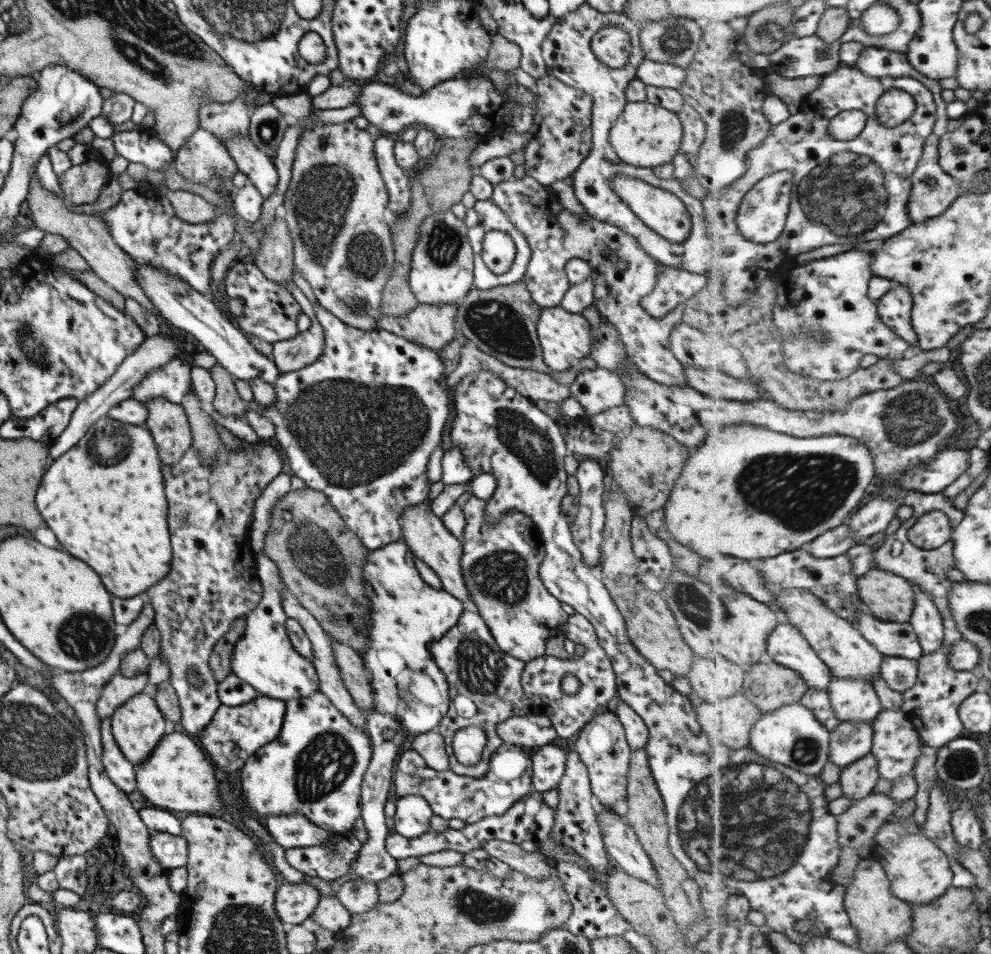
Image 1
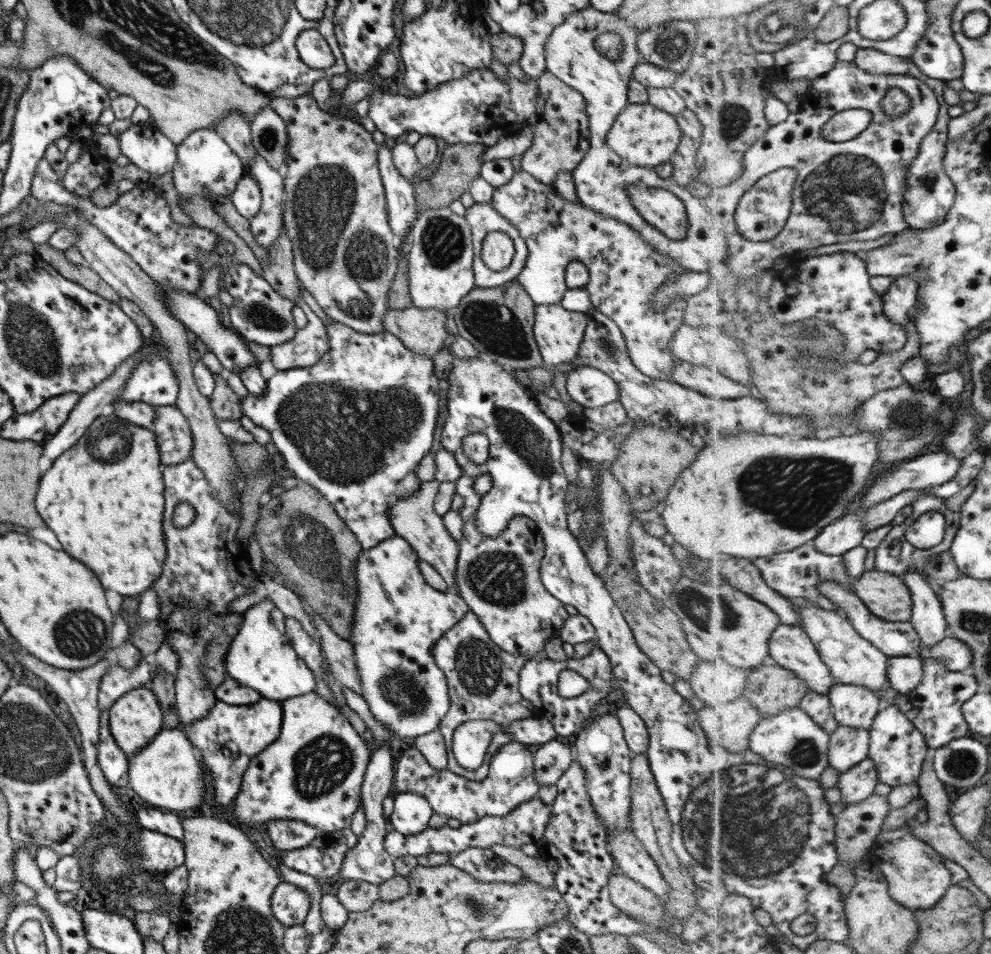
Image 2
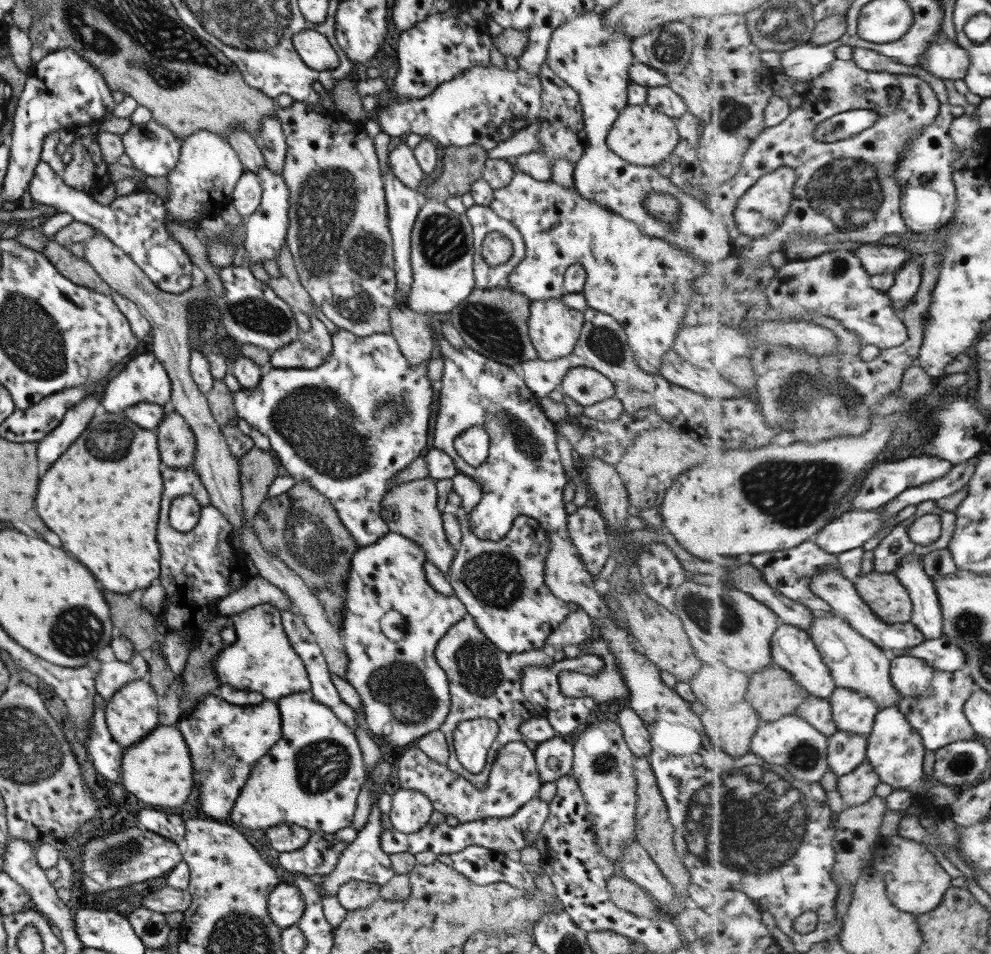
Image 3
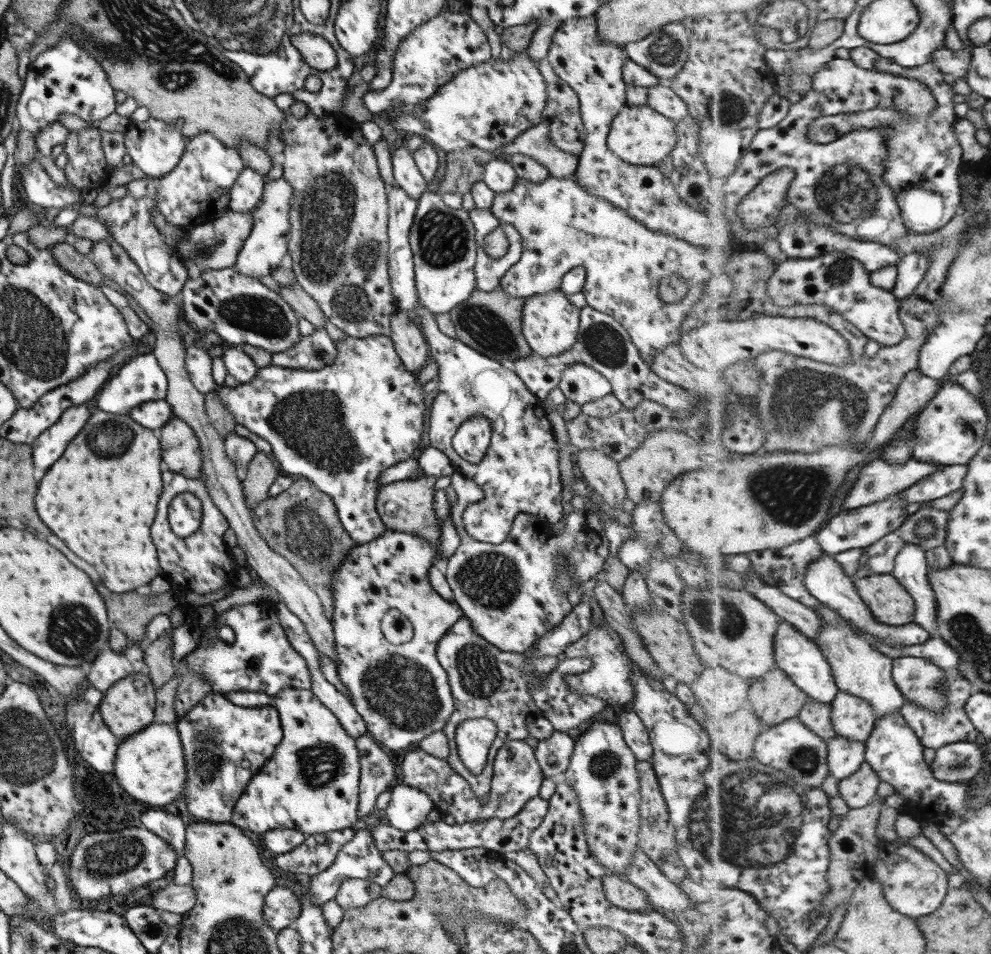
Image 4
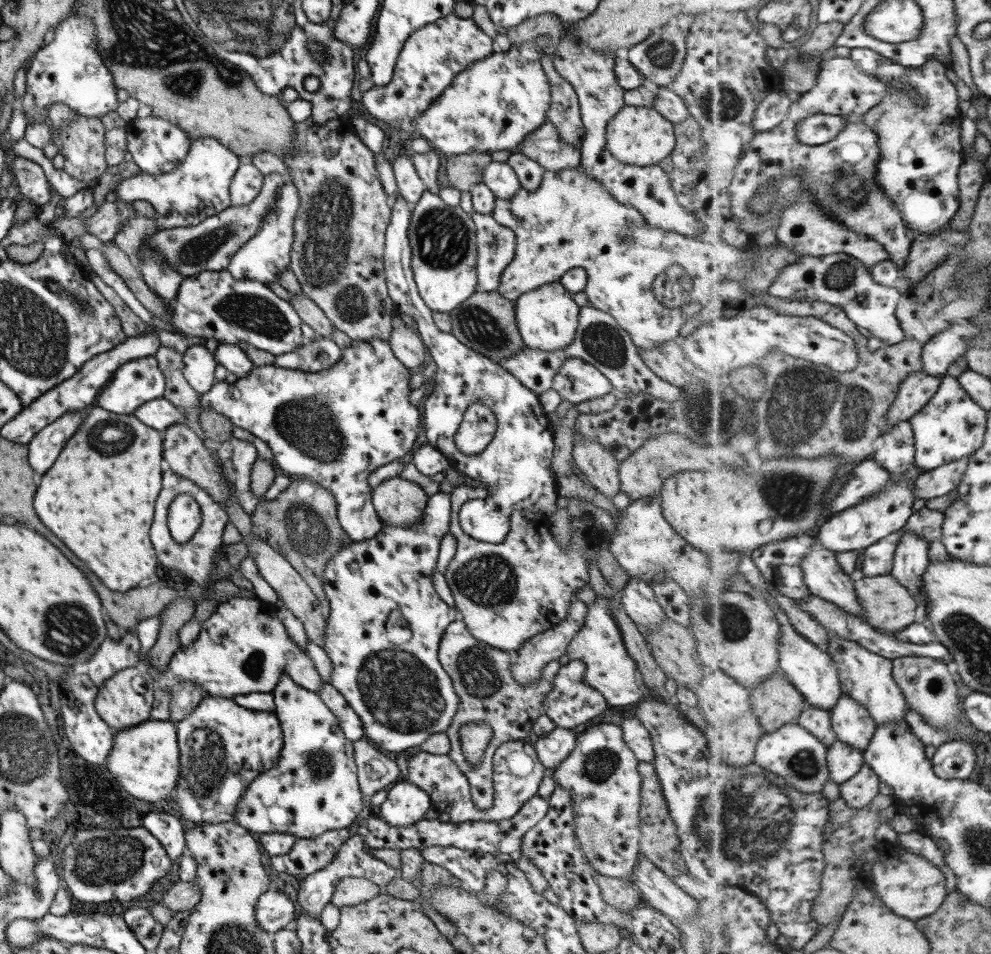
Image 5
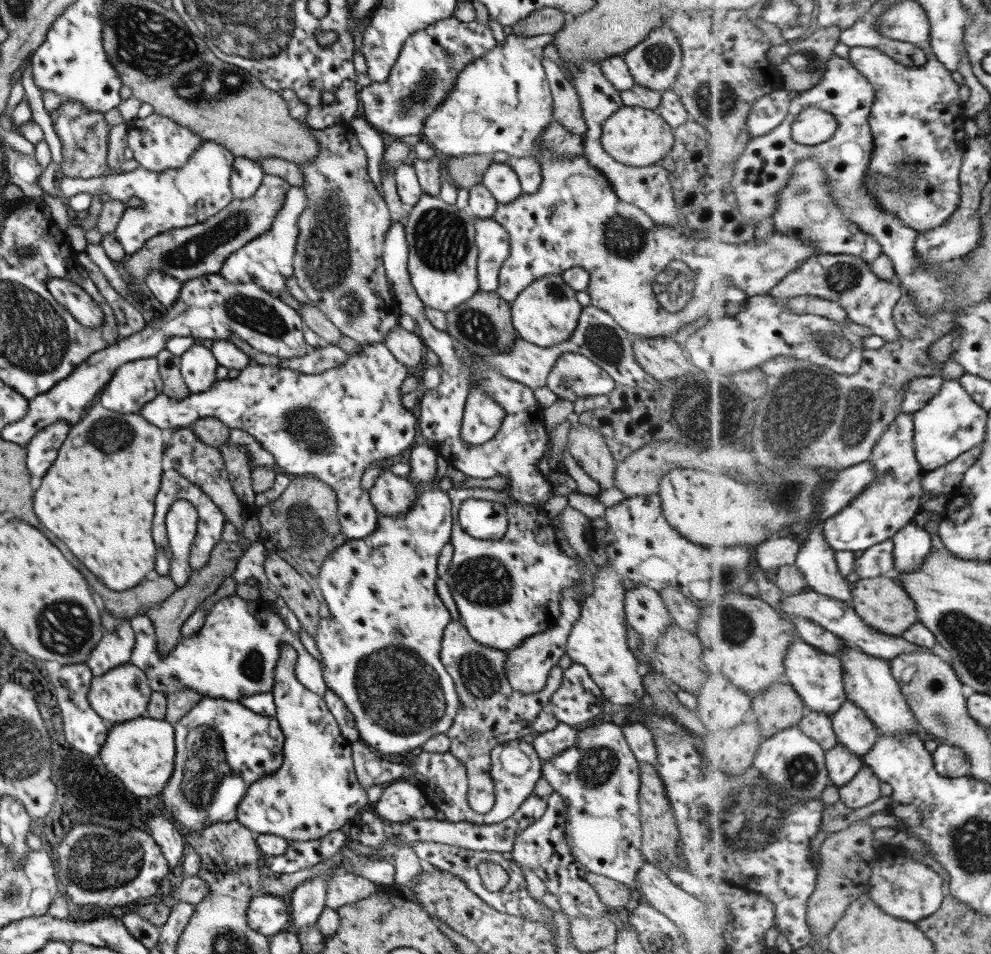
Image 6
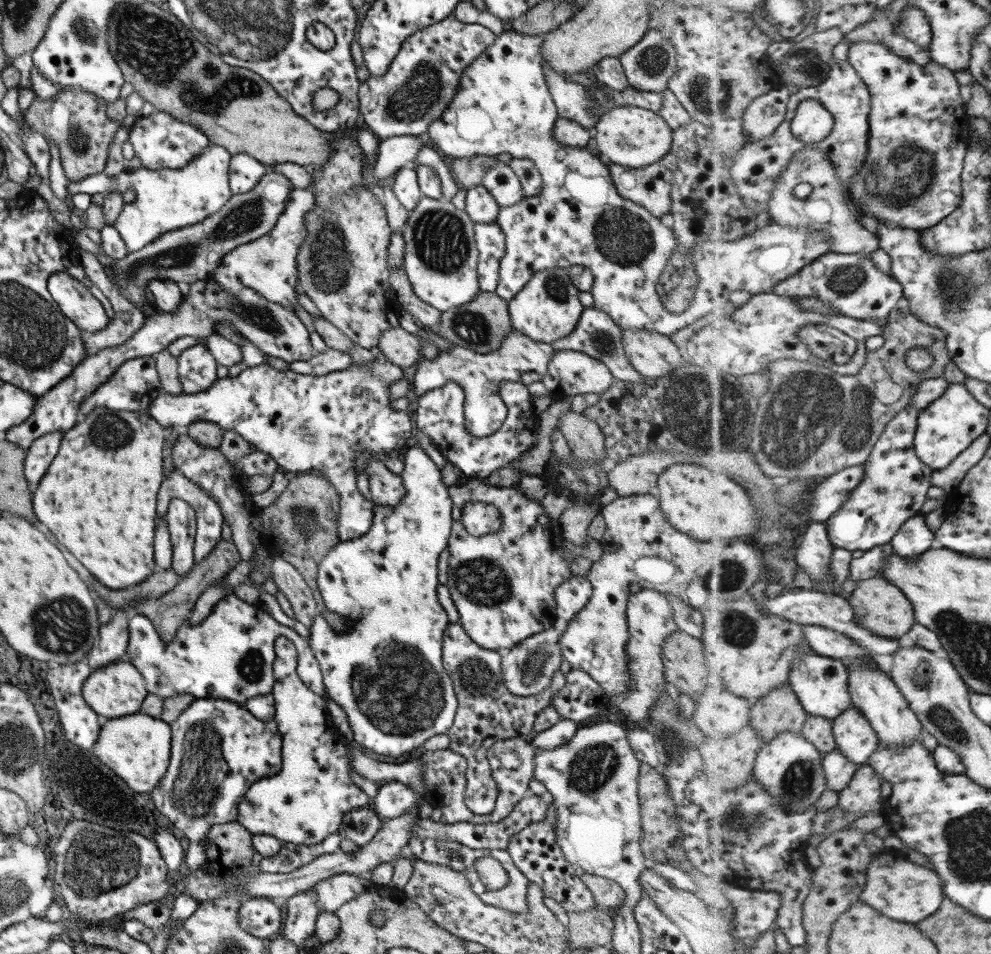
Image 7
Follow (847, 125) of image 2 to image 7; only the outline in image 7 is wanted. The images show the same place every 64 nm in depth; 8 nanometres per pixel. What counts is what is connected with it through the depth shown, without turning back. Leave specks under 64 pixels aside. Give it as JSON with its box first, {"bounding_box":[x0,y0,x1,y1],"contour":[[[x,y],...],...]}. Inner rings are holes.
{"bounding_box":[791,41,973,232],"contour":[[[851,41],[849,43],[851,47],[849,47],[848,61],[855,67],[859,76],[863,78],[863,82],[867,84],[867,88],[869,88],[872,96],[872,111],[869,112],[869,140],[867,140],[867,151],[869,152],[867,153],[867,161],[859,169],[859,176],[855,176],[855,182],[853,187],[851,187],[851,195],[855,196],[855,200],[859,200],[859,210],[854,209],[856,212],[861,212],[863,216],[879,218],[881,223],[888,223],[889,225],[893,223],[897,227],[919,230],[921,232],[933,226],[938,226],[962,204],[961,172],[963,172],[967,150],[969,150],[970,137],[973,134],[969,128],[969,124],[971,124],[969,110],[961,96],[962,86],[959,85],[957,78],[955,78],[955,71],[939,64],[920,65],[913,63],[909,59],[893,53],[883,41]],[[807,99],[795,110],[795,118],[791,120],[791,132],[796,139],[811,146],[829,135],[833,125],[833,116],[823,105],[815,99]]]}

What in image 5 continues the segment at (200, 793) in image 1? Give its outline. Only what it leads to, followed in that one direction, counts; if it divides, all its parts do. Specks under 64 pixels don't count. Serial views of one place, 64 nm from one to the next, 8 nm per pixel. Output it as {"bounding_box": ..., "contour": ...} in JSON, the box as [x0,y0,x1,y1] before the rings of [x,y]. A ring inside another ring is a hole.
{"bounding_box":[105,720,178,802],"contour":[[[145,720],[125,730],[115,731],[105,766],[119,780],[125,792],[139,800],[159,802],[174,790],[178,778],[178,747],[175,725],[170,721]]]}

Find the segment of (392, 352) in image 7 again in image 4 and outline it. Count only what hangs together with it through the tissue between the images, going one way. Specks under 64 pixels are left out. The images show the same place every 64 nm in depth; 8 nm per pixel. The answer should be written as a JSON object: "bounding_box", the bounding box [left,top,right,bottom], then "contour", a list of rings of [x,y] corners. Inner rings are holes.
{"bounding_box":[390,309,430,372],"contour":[[[396,309],[391,313],[390,318],[390,338],[393,342],[397,357],[400,359],[402,366],[409,372],[417,372],[423,367],[430,359],[428,355],[429,346],[423,336],[423,332],[419,330],[415,320],[407,316],[405,310]]]}

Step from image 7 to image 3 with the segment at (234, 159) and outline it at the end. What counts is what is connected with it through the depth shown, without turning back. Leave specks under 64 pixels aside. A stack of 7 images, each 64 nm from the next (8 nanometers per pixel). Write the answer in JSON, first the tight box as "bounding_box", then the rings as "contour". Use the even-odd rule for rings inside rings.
{"bounding_box":[230,170,260,218],"contour":[[[244,170],[231,191],[230,204],[241,217],[246,218],[255,212],[260,203],[260,194],[257,174]]]}

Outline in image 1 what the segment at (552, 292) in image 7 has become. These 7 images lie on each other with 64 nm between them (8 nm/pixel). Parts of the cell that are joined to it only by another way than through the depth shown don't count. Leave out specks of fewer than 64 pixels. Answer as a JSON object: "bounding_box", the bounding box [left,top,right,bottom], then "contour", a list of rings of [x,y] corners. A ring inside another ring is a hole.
{"bounding_box":[535,305,591,372],"contour":[[[558,305],[549,307],[549,308],[543,308],[541,307],[541,313],[539,313],[539,318],[537,319],[537,324],[535,325],[535,332],[537,334],[537,340],[539,342],[539,346],[541,348],[541,355],[542,355],[542,362],[549,367],[551,371],[561,372],[561,371],[573,371],[577,372],[577,370],[573,370],[573,364],[576,362],[578,363],[583,358],[587,359],[588,361],[588,353],[589,353],[589,343],[591,343],[591,337],[589,336],[589,323],[587,323],[587,320],[581,315],[581,313],[577,314],[571,314],[570,312],[567,312],[566,310],[563,310],[563,308],[560,308]]]}

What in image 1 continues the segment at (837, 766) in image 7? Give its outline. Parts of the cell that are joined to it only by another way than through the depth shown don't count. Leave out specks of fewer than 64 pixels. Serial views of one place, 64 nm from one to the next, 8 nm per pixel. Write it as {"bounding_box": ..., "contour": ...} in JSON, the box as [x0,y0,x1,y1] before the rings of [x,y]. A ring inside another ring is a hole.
{"bounding_box":[830,722,871,770],"contour":[[[842,722],[830,736],[830,762],[842,770],[871,753],[871,723]]]}

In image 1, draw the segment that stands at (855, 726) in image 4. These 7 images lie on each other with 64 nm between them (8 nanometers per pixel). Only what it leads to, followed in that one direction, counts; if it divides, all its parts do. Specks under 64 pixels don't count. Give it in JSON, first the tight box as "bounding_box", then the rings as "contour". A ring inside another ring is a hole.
{"bounding_box":[828,678,884,723],"contour":[[[835,678],[828,693],[841,722],[873,723],[884,710],[872,684],[857,678]]]}

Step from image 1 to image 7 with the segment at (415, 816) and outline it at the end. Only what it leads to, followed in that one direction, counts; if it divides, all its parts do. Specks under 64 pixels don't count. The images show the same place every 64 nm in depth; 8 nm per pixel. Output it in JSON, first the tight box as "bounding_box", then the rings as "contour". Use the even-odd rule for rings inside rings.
{"bounding_box":[369,781,417,820],"contour":[[[394,781],[379,784],[376,792],[369,806],[382,820],[403,815],[417,803],[417,794]]]}

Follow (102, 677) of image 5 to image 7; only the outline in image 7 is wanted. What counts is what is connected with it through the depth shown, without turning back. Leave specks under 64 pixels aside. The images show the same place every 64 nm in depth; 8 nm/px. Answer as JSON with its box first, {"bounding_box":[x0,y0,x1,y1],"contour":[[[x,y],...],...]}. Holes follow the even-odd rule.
{"bounding_box":[86,609,130,669],"contour":[[[117,609],[107,623],[99,623],[99,638],[86,654],[89,668],[95,669],[121,660],[127,649],[127,623],[130,614]]]}

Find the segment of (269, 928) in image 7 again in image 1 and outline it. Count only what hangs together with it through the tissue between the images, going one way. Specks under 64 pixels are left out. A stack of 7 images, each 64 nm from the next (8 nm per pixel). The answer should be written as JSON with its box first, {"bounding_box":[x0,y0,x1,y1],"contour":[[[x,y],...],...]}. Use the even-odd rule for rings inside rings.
{"bounding_box":[273,882,319,924],"contour":[[[281,882],[275,891],[273,908],[277,918],[285,924],[306,924],[311,912],[318,906],[319,891],[311,884]]]}

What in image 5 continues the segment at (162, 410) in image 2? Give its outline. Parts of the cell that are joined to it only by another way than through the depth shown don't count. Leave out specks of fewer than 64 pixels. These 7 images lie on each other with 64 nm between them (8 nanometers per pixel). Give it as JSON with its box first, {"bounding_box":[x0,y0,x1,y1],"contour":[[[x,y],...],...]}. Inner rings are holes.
{"bounding_box":[162,424,227,503],"contour":[[[171,424],[165,428],[162,439],[162,458],[167,461],[171,471],[191,480],[199,488],[203,488],[215,503],[221,503],[227,496],[225,483],[221,481],[223,480],[221,469],[217,467],[215,459],[211,457],[209,446],[187,424]]]}

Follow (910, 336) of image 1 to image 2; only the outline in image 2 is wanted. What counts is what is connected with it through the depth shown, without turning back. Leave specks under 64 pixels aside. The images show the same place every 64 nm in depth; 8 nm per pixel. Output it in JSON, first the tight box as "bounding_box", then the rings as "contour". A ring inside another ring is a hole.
{"bounding_box":[882,274,920,327],"contour":[[[907,274],[893,280],[888,291],[882,296],[887,317],[904,327],[907,321],[911,321],[909,311],[918,303],[919,290],[920,283],[913,275]]]}

